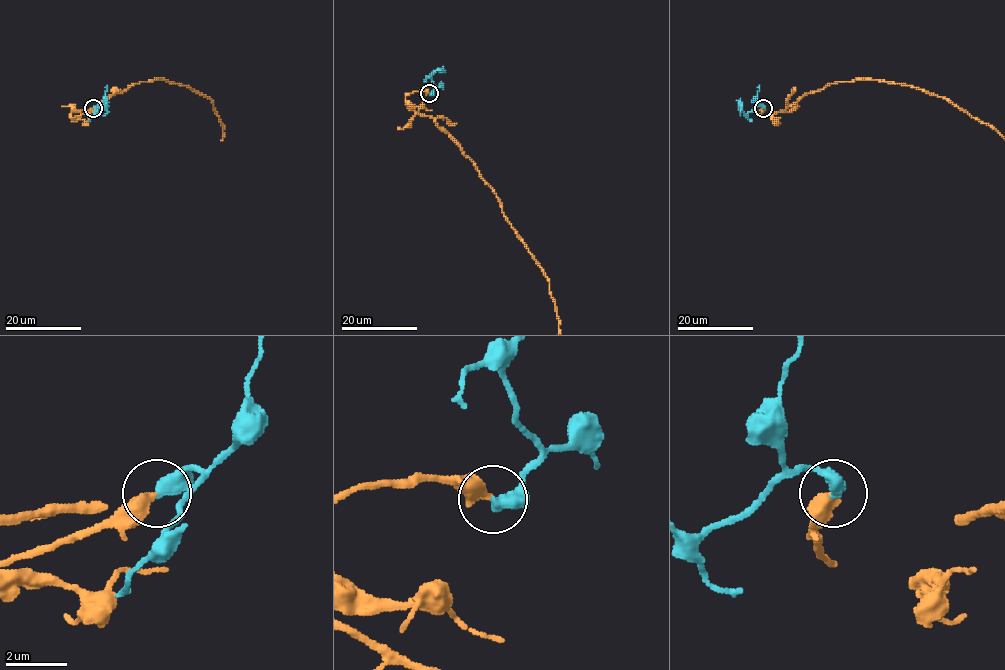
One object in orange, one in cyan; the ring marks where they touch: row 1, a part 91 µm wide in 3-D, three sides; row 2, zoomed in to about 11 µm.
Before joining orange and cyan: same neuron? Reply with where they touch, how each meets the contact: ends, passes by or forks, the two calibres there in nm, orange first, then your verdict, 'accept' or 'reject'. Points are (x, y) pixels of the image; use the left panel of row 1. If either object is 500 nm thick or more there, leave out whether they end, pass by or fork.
at (93, 108); orange ends there; cyan ends there; 400 nm thick on the orange side, 480 nm on the other; accept

